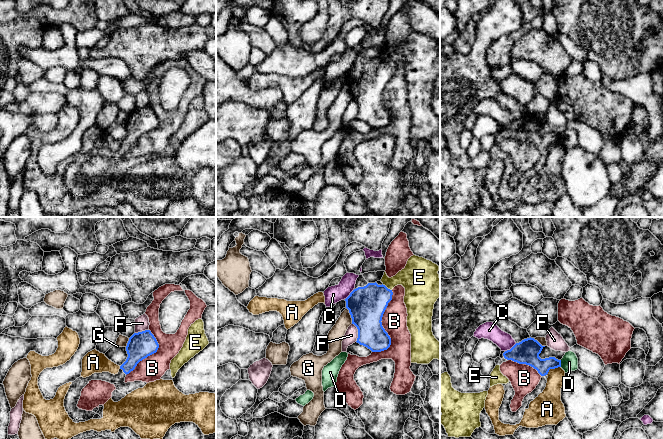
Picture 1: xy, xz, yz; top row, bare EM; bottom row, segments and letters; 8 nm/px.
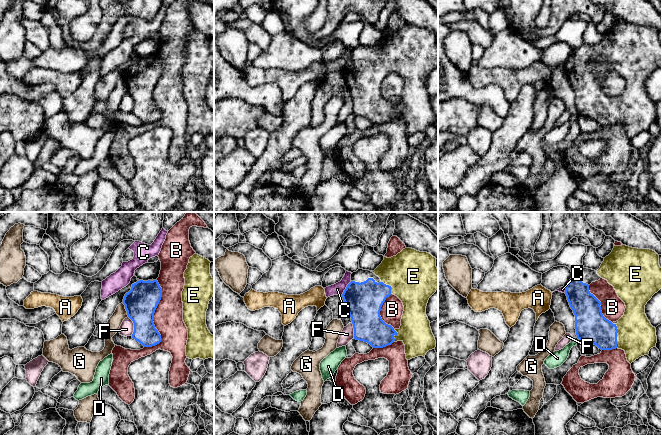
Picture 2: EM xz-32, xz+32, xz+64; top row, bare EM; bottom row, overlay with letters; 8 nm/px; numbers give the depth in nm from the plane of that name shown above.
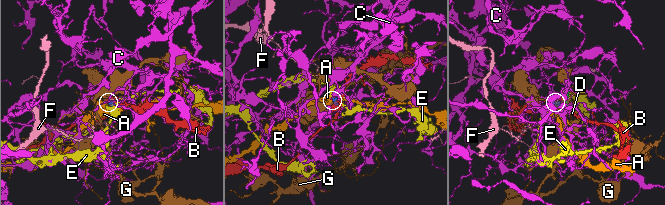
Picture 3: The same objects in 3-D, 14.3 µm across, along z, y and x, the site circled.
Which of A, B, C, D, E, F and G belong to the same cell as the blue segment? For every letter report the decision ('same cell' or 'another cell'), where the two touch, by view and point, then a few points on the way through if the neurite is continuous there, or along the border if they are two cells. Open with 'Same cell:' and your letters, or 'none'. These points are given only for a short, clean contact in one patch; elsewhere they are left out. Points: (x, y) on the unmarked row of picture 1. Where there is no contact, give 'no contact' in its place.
Same cell: E
A: another cell; meets blue in yz at (552, 144); border along yz (560, 142), (550, 145), (546, 150)
B: another cell; meets blue in xz at (382, 103)
C: another cell; meets blue in yz at (511, 124); border along yz (516, 119), (505, 127)
D: another cell; meets blue in yz at (560, 139); border along yz (560, 136), (561, 142)
E: same cell; meets blue in xz at (386, 63)
F: another cell; meets blue in xz at (358, 108); border along xz (352, 99), (357, 105), (356, 117)
G: another cell; meets blue in xz at (350, 90); border along xz (346, 83), (352, 99)

